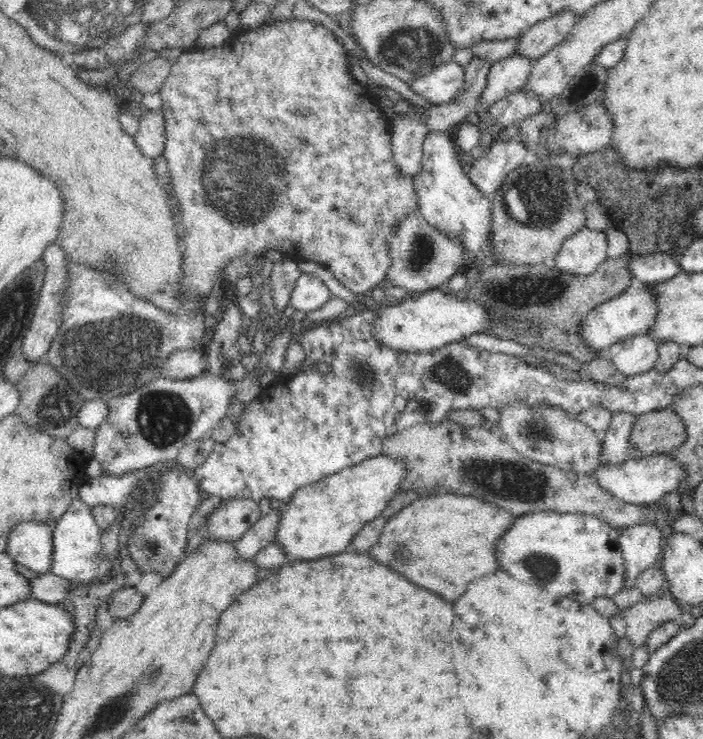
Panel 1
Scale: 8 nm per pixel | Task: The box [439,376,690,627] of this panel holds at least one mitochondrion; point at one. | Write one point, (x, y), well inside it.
(519, 482)

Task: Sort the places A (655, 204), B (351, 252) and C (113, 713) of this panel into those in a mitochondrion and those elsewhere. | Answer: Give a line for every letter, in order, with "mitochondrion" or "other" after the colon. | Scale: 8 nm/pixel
A: mitochondrion
B: other
C: mitochondrion

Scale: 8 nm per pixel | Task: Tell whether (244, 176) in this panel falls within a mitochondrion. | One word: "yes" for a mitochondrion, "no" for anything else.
yes

